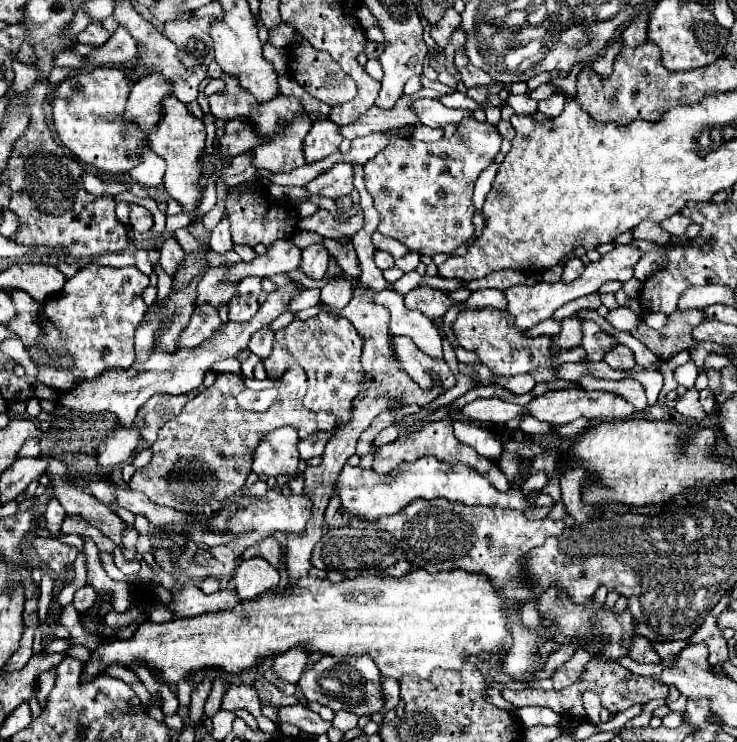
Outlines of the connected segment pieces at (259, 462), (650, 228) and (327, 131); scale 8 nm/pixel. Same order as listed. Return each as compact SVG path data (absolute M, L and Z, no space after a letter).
M278 428L264 436L256 448L252 470L258 476L298 476L298 432L296 428Z
M644 220L640 226L634 228L634 238L636 240L648 240L658 246L670 244L670 234L660 228L660 224L654 224L652 220Z
M322 120L320 124L312 124L312 130L304 138L306 164L314 164L332 152L338 152L342 136L340 132L336 132L336 128L338 126L332 124L332 120Z

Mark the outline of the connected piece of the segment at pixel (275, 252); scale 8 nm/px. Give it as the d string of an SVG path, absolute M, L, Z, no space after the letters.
M276 240L264 256L256 256L252 262L240 262L228 268L228 278L238 282L246 276L270 278L280 272L290 272L300 266L300 248L292 240Z

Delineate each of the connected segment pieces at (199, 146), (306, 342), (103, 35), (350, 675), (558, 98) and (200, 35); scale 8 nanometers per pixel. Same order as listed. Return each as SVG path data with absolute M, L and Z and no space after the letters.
M170 96L164 102L164 114L162 120L156 124L154 132L150 132L150 148L162 156L168 164L166 174L164 174L164 188L170 194L170 198L174 198L180 206L182 212L192 214L198 212L198 206L202 202L202 188L198 184L202 172L202 154L206 148L206 128L200 120L196 120L186 104L180 104L174 96Z
M320 312L308 320L294 320L290 326L280 330L274 336L274 350L264 360L264 368L268 378L282 376L288 364L298 364L304 368L308 378L308 392L304 396L304 406L312 412L328 412L338 420L348 420L348 408L352 408L352 400L368 388L362 380L362 346L356 328L342 316L334 316L330 312Z
M94 20L84 32L78 34L80 44L104 44L108 42L108 38L110 38L110 32L98 20Z
M322 656L316 664L306 668L306 700L330 706L334 712L348 710L362 714L374 714L382 710L378 668L370 656Z
M554 94L554 96L538 102L538 112L542 112L548 118L556 118L562 114L564 104L566 104L566 98L562 94Z
M180 18L174 22L166 22L164 36L178 46L180 62L186 68L192 66L208 66L214 60L214 42L210 38L212 18Z

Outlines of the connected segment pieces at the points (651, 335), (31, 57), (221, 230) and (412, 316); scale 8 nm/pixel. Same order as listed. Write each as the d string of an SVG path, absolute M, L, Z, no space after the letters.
M676 310L668 316L668 322L660 330L652 330L642 324L634 338L638 338L646 348L650 348L660 360L668 360L676 356L680 350L688 350L692 346L692 328L700 324L706 316L700 310Z
M28 40L22 44L20 52L18 52L18 62L26 64L26 66L36 66L36 52L34 48L28 44Z
M222 218L220 224L212 230L212 236L210 236L210 248L218 254L226 254L228 250L232 250L234 242L230 238L230 228L228 228L228 220Z
M390 288L386 292L378 292L374 300L376 304L384 304L390 310L392 336L408 336L424 354L432 358L444 358L440 334L430 318L426 318L420 310L406 308L404 298Z

